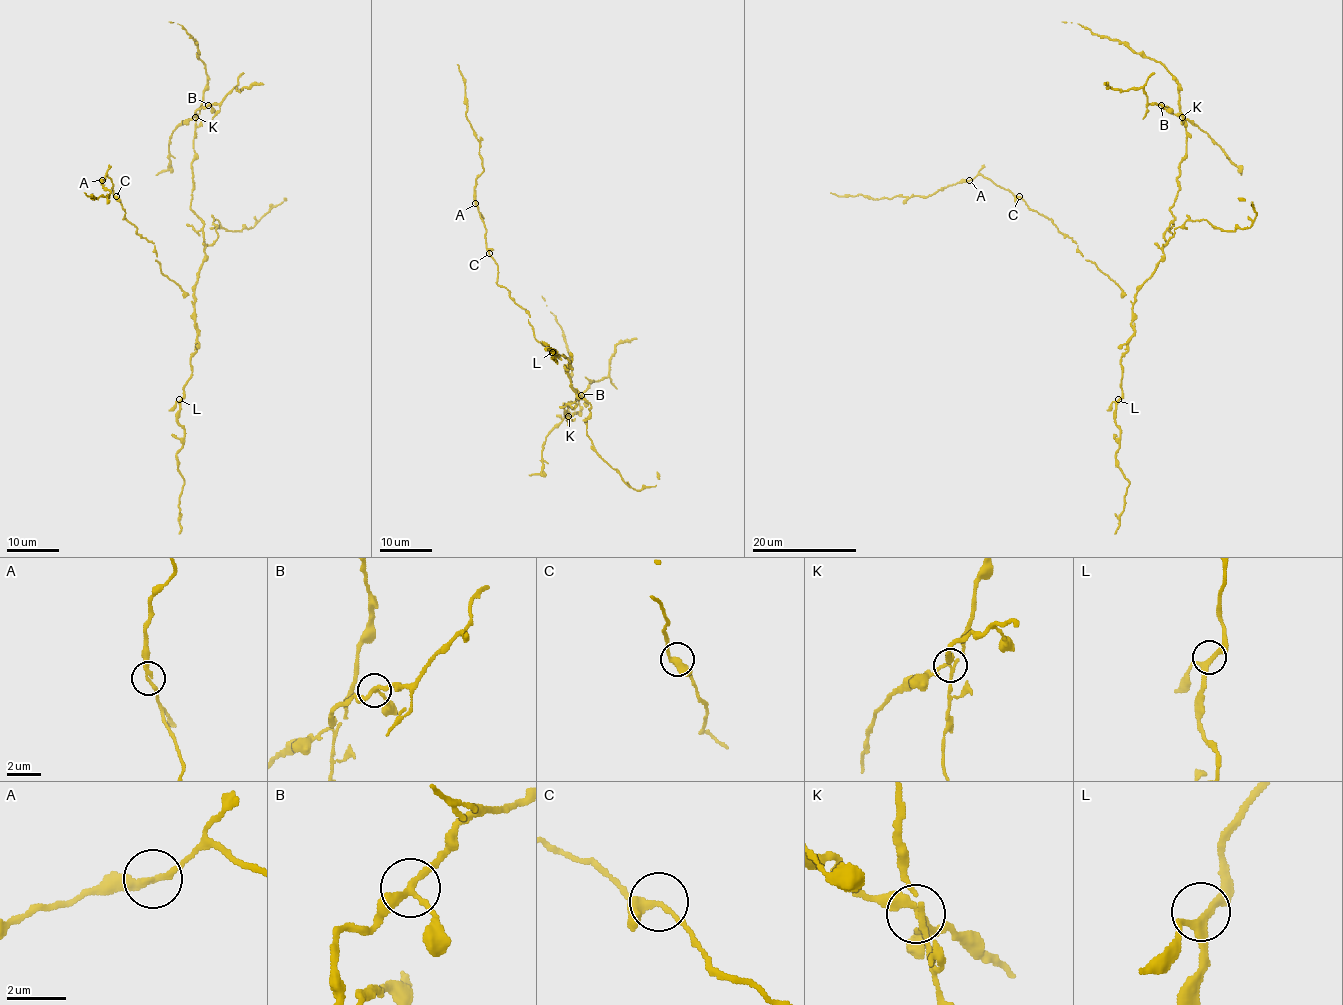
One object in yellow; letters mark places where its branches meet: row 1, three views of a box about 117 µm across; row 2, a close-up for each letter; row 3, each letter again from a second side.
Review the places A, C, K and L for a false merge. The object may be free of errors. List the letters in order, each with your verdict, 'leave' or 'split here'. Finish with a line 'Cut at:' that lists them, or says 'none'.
A: leave
C: leave
K: split here
L: leave
Cut at: K

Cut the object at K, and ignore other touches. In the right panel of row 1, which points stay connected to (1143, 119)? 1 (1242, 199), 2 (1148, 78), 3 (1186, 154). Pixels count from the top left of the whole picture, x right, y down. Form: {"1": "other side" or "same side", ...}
{"1": "other side", "2": "same side", "3": "other side"}

